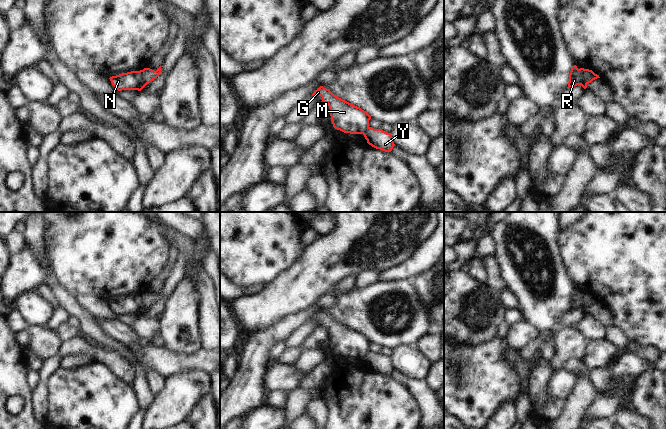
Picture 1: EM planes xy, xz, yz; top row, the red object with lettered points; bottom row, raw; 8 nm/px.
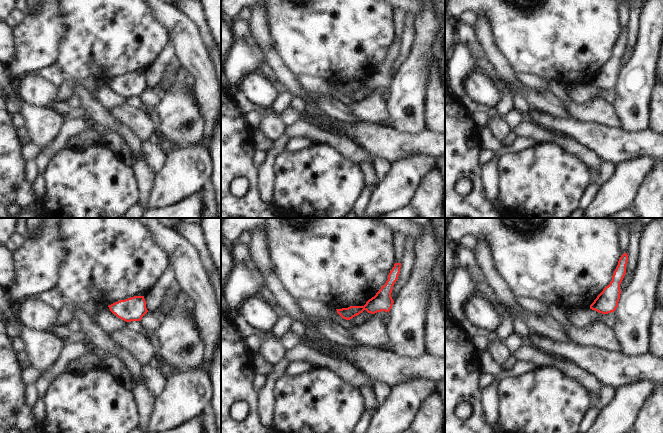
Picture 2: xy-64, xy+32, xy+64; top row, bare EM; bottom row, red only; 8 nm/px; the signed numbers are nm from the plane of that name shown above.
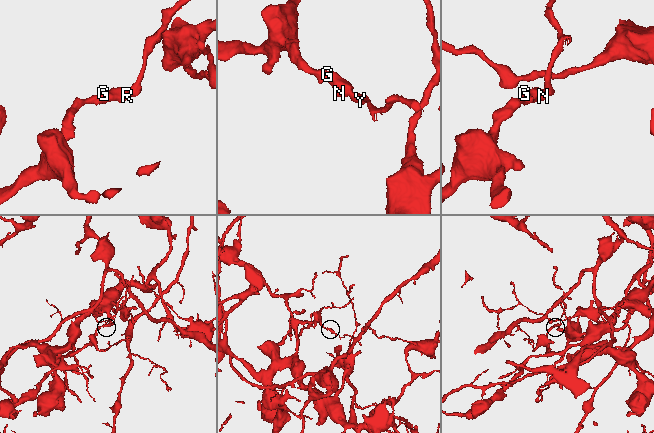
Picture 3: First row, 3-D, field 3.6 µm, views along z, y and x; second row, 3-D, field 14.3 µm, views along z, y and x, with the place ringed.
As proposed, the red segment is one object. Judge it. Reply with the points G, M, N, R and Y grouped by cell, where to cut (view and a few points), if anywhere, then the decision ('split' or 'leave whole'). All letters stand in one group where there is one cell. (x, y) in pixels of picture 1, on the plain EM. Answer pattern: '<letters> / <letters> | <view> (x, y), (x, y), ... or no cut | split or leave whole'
G M N R / Y | xy (141, 294), (141, 300), (145, 309) | split

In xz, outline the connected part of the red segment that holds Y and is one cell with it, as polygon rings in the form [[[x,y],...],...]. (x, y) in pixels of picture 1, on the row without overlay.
[[[369,351],[363,359],[367,364],[367,367],[376,373],[391,376],[395,370],[391,357],[387,357],[382,353]]]

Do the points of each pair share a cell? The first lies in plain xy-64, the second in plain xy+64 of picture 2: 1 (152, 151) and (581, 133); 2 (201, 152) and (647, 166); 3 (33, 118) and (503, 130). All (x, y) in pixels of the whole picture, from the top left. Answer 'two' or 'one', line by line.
1: two
2: one
3: one

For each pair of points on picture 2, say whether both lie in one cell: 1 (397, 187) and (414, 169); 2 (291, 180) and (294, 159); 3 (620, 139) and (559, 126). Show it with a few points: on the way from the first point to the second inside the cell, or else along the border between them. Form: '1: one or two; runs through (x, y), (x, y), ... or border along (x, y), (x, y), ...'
1: one; runs through (401, 183), (410, 173)
2: one; runs through (294, 175), (294, 164)
3: one; runs through (605, 139), (574, 128)

